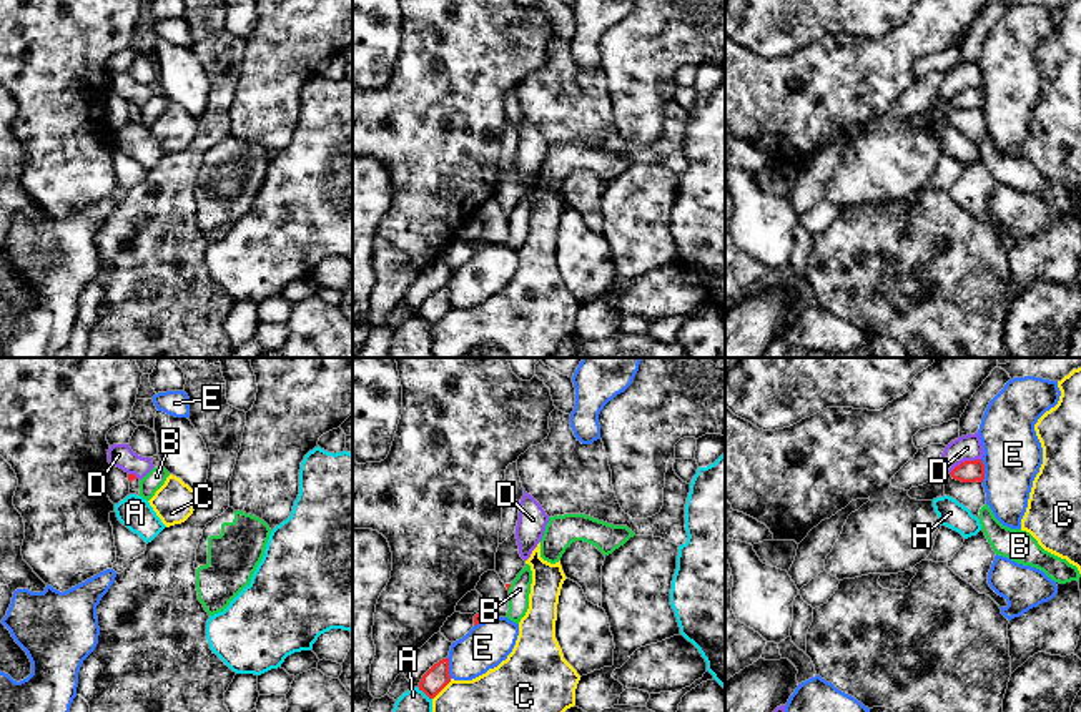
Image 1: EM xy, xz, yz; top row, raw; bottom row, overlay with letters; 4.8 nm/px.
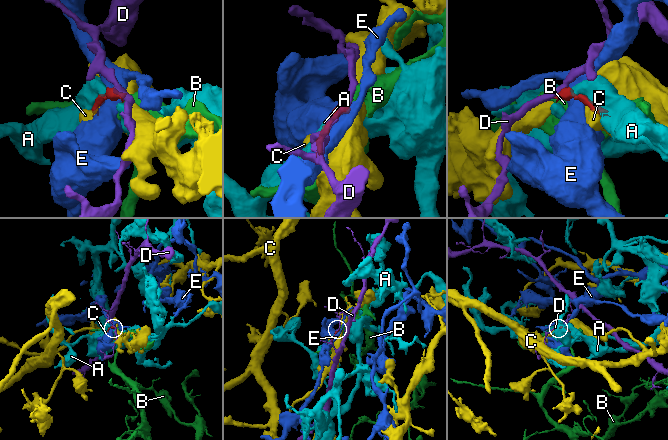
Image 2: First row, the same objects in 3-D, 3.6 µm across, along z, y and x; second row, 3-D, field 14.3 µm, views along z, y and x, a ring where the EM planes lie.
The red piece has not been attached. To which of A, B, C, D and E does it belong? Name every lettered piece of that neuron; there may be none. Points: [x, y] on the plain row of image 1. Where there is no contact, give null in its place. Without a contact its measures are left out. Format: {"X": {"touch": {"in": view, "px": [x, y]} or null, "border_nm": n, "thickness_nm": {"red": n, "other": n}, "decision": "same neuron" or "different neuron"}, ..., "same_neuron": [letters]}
{"A": {"touch": {"in": "xz", "px": [424, 320]}, "border_nm": 100, "thickness_nm": {"red": 110, "other": 220}, "decision": "different neuron"}, "B": {"touch": {"in": "xz", "px": [509, 213]}, "border_nm": 40, "thickness_nm": {"red": 20, "other": 100}, "decision": "different neuron"}, "C": {"touch": {"in": "xz", "px": [443, 315]}, "border_nm": 140, "thickness_nm": {"red": 110, "other": 440}, "decision": "different neuron"}, "D": {"touch": {"in": "yz", "px": [965, 88]}, "border_nm": 170, "thickness_nm": {"red": 110, "other": 130}, "decision": "different neuron"}, "E": {"touch": {"in": "yz", "px": [983, 98]}, "border_nm": 110, "thickness_nm": {"red": 110, "other": 280}, "decision": "different neuron"}, "same_neuron": []}

